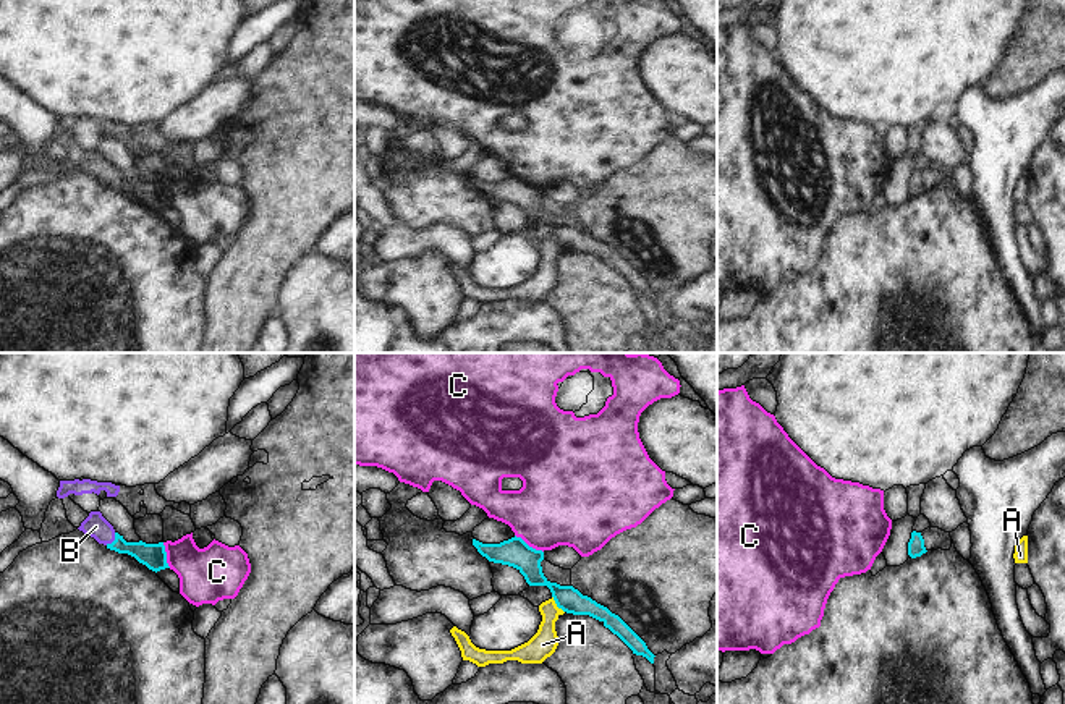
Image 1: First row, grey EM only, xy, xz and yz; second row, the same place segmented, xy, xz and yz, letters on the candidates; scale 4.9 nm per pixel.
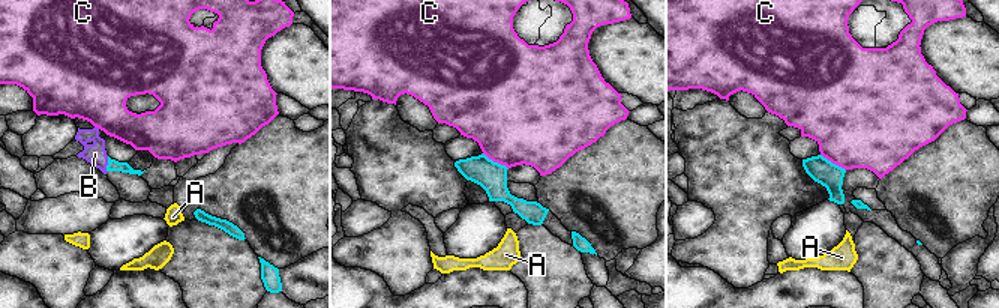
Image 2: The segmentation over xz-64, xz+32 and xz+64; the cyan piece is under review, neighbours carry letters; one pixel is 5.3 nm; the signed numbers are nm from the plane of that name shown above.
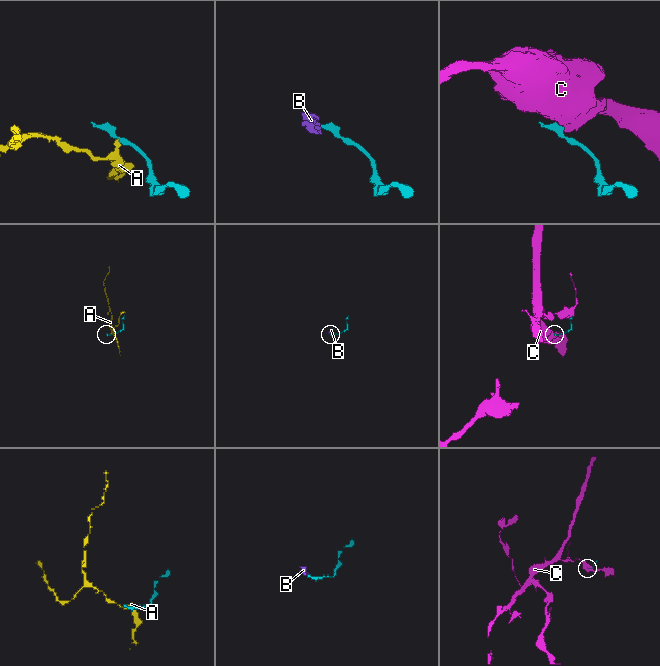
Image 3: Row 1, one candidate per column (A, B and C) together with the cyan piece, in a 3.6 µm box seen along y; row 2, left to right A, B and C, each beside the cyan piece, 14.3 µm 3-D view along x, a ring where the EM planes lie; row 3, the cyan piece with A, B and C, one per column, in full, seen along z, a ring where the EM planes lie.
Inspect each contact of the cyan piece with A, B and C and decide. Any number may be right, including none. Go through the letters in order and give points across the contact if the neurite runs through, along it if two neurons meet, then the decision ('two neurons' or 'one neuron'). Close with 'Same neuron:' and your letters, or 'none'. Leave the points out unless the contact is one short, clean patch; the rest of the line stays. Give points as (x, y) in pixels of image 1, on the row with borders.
A: border xz (552, 596), (564, 612); two neurons
B: way xy (152, 555), (123, 547), (114, 541), (96, 526); one neuron
C: border xz (515, 534), (543, 552); two neurons
Same neuron: B

